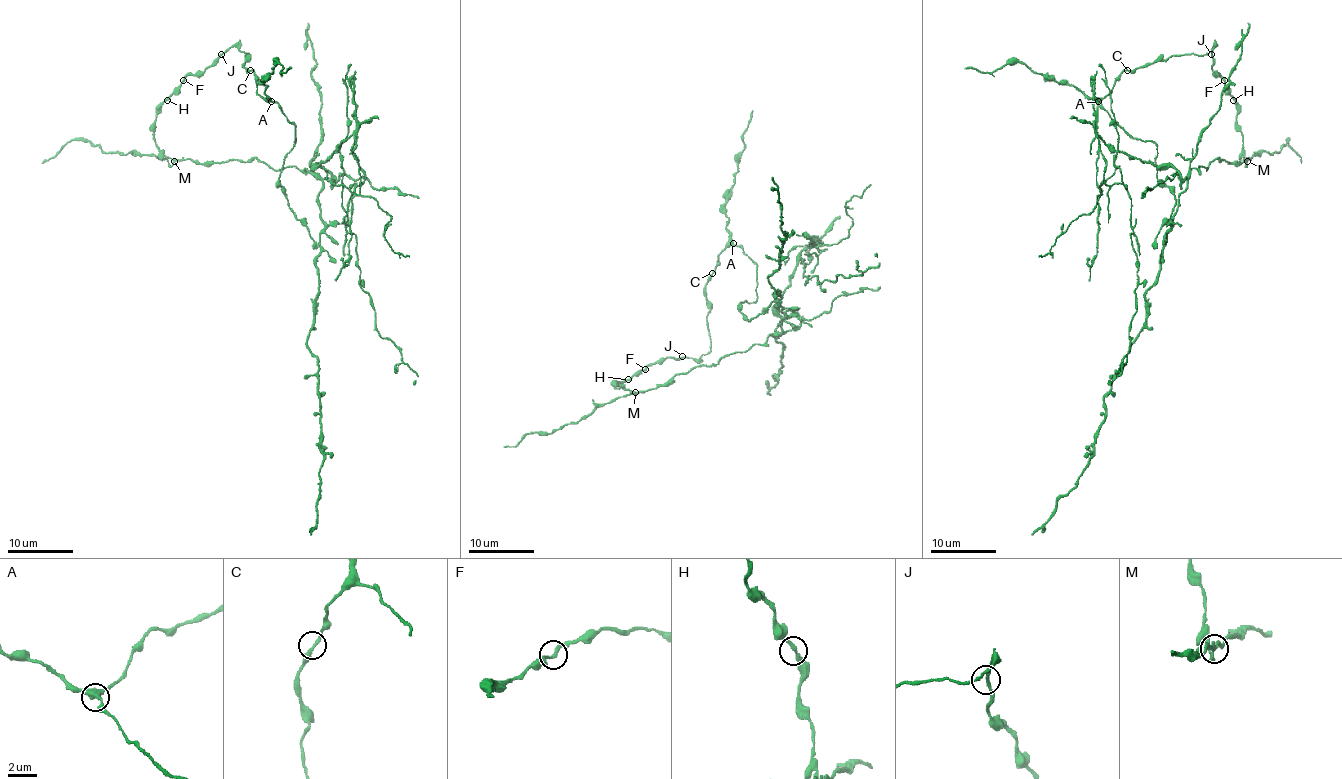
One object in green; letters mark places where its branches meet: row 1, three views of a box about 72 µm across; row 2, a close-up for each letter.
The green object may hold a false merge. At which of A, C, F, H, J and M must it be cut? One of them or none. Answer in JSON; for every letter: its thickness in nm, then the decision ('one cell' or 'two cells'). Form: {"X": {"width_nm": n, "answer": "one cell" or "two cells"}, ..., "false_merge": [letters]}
{"A": {"width_nm": 360, "answer": "one cell"}, "C": {"width_nm": 240, "answer": "one cell"}, "F": {"width_nm": 240, "answer": "one cell"}, "H": {"width_nm": 240, "answer": "one cell"}, "J": {"width_nm": 200, "answer": "one cell"}, "M": {"width_nm": 190, "answer": "two cells"}, "false_merge": ["M"]}

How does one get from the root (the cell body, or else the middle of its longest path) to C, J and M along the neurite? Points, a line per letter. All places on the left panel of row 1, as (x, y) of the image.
C: (194, 160), (168, 163), (154, 137), (155, 109), (234, 46), (248, 54), (250, 70)
J: (194, 160), (183, 158), (168, 163), (154, 137), (155, 109), (188, 75), (199, 75), (221, 54)
M: (194, 160), (173, 160)

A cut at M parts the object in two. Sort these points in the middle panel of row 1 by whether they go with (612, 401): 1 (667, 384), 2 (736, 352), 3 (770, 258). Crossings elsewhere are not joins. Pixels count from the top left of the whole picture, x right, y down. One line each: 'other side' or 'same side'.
1: same side
2: same side
3: same side

